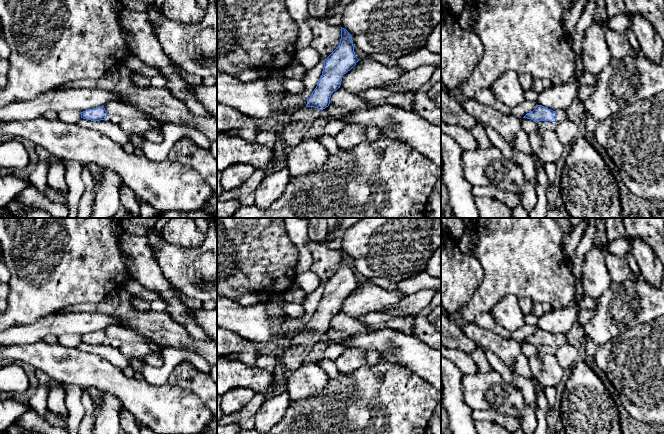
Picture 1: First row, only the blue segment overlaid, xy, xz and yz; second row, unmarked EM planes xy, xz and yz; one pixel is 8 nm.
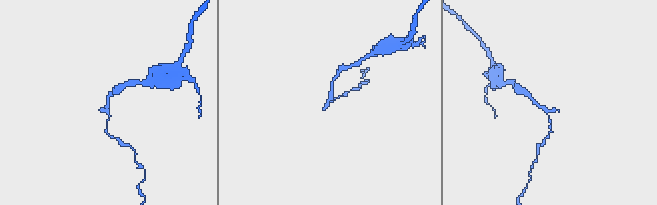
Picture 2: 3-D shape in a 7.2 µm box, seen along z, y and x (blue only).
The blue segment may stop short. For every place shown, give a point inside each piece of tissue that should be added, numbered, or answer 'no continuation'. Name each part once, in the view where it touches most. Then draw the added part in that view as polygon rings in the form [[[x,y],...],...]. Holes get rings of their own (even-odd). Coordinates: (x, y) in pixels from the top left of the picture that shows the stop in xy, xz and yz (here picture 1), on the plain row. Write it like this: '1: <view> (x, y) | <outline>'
1: yz (561, 340) | [[[557,335],[556,336],[556,346],[559,347],[559,346],[562,346],[565,344],[567,344],[566,336],[565,335]]]

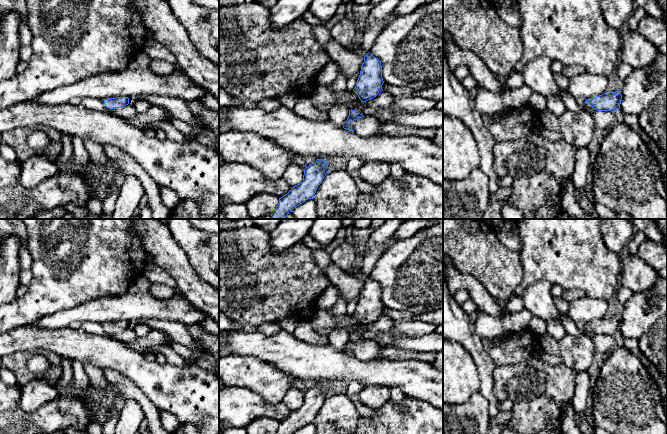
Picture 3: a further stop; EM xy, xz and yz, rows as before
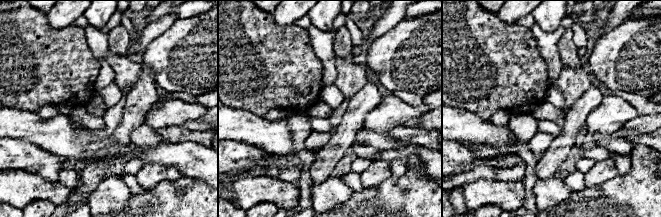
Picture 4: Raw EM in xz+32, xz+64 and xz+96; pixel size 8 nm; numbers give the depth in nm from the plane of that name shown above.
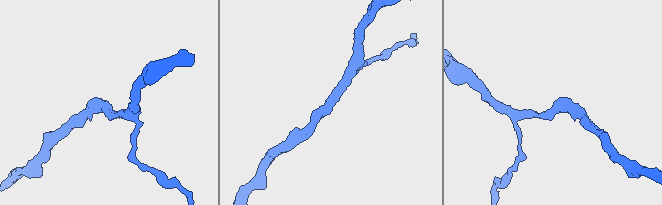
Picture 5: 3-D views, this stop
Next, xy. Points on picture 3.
no continuation

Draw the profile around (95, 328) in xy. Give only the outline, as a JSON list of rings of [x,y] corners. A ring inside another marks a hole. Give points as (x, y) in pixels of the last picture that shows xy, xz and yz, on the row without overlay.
[[[86,321],[82,323],[82,329],[88,334],[104,336],[107,334],[104,324],[100,322]]]

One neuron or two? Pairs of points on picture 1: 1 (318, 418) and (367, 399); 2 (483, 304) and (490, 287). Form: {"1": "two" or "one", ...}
{"1": "one", "2": "one"}

